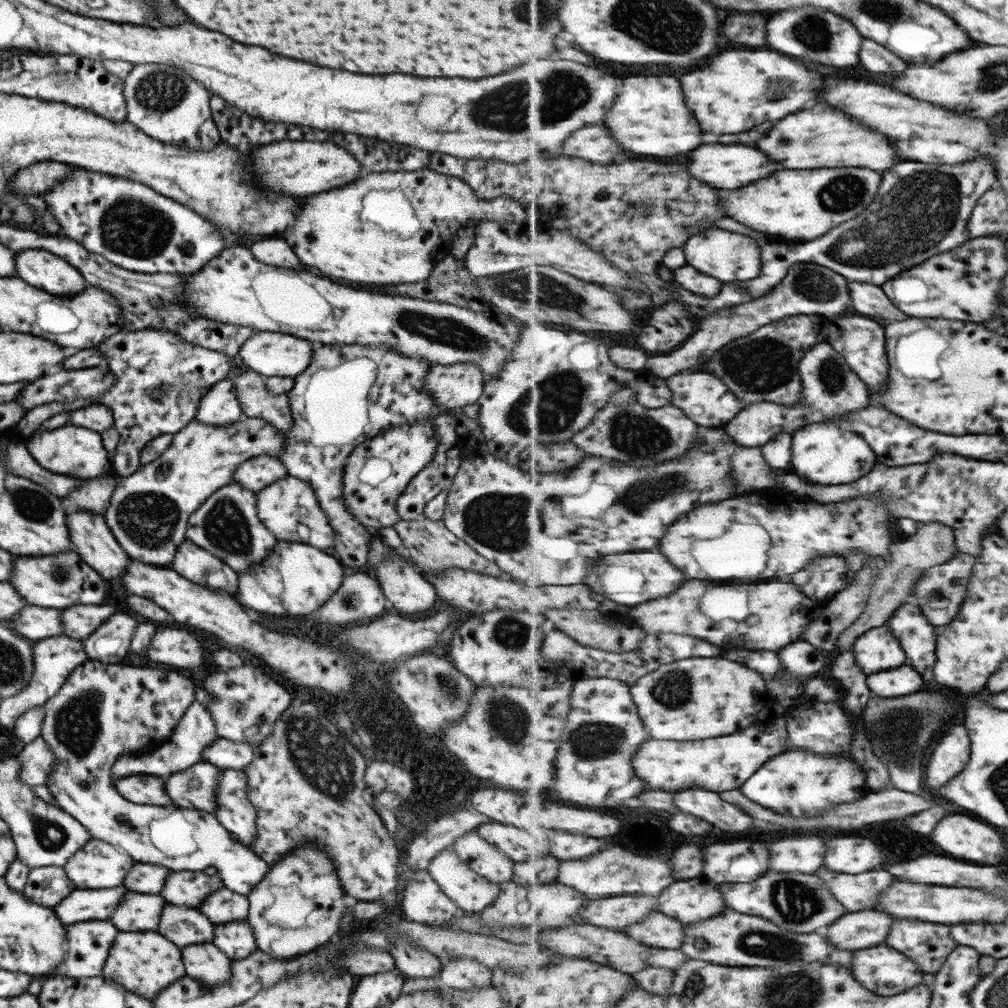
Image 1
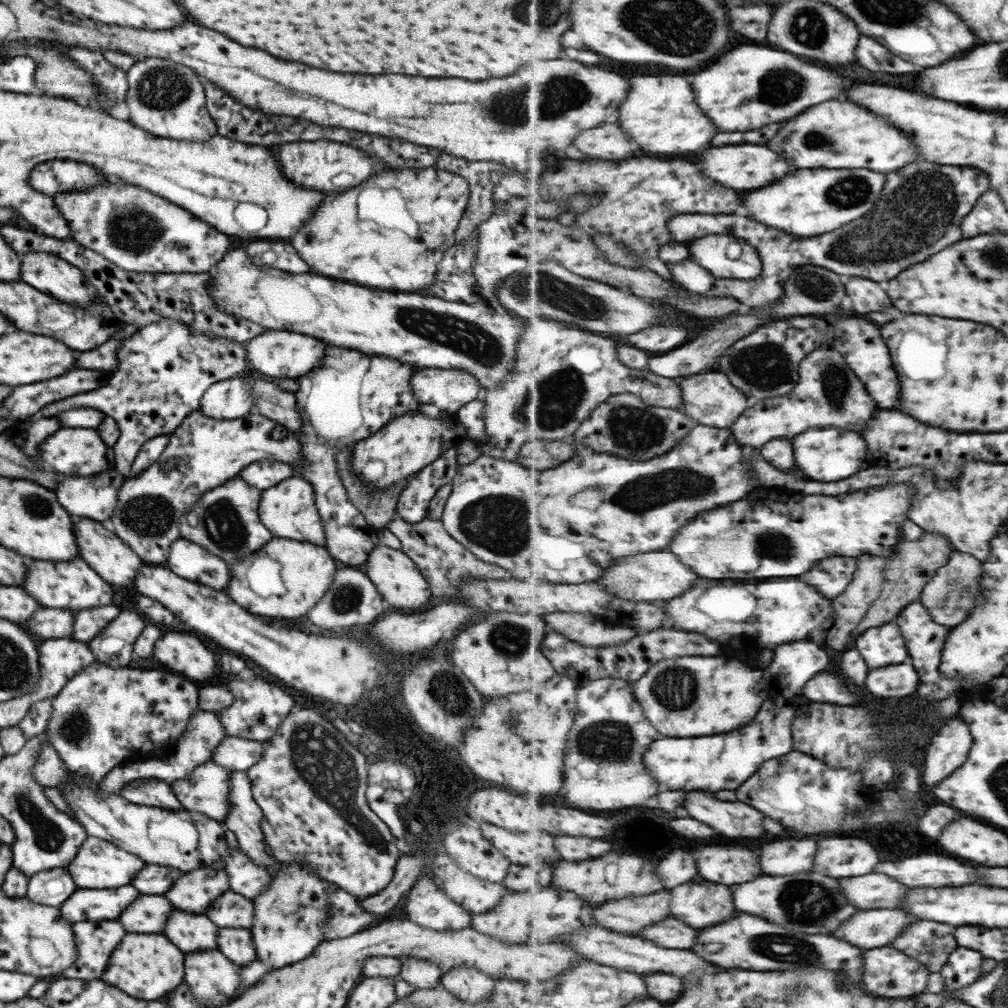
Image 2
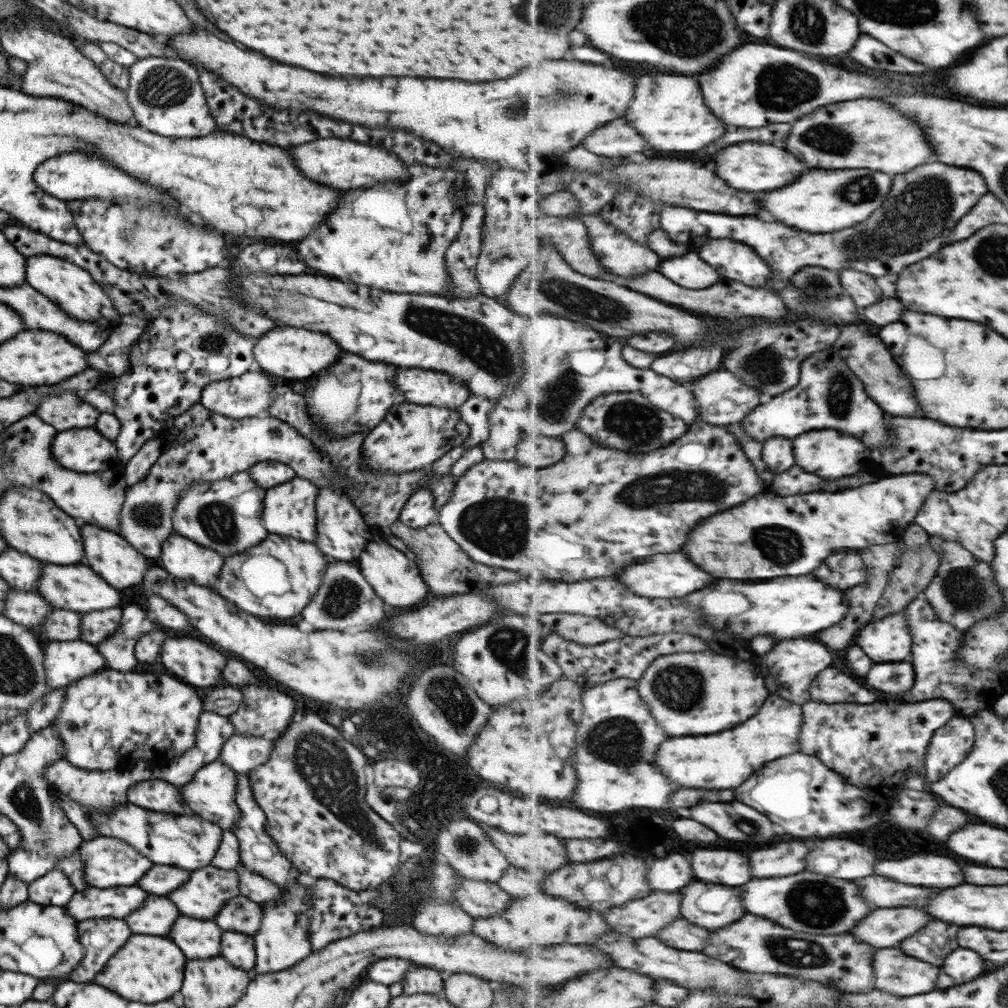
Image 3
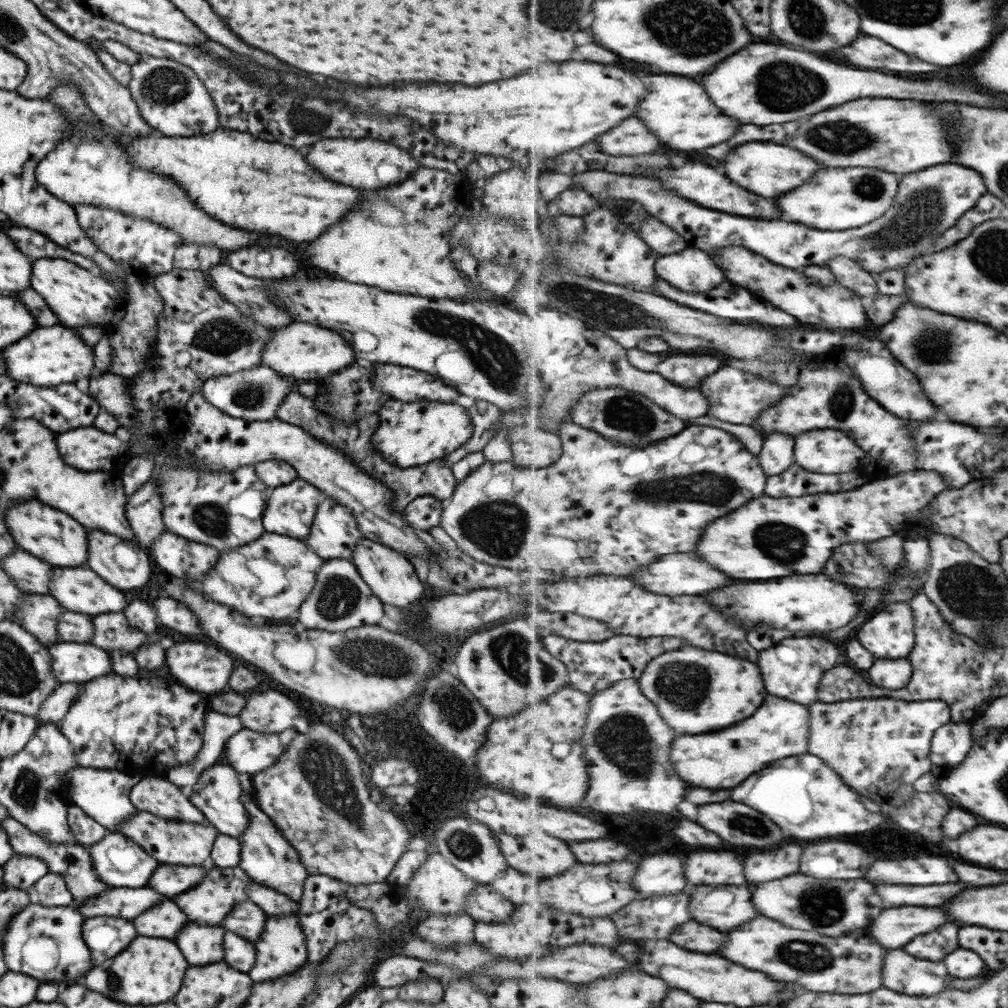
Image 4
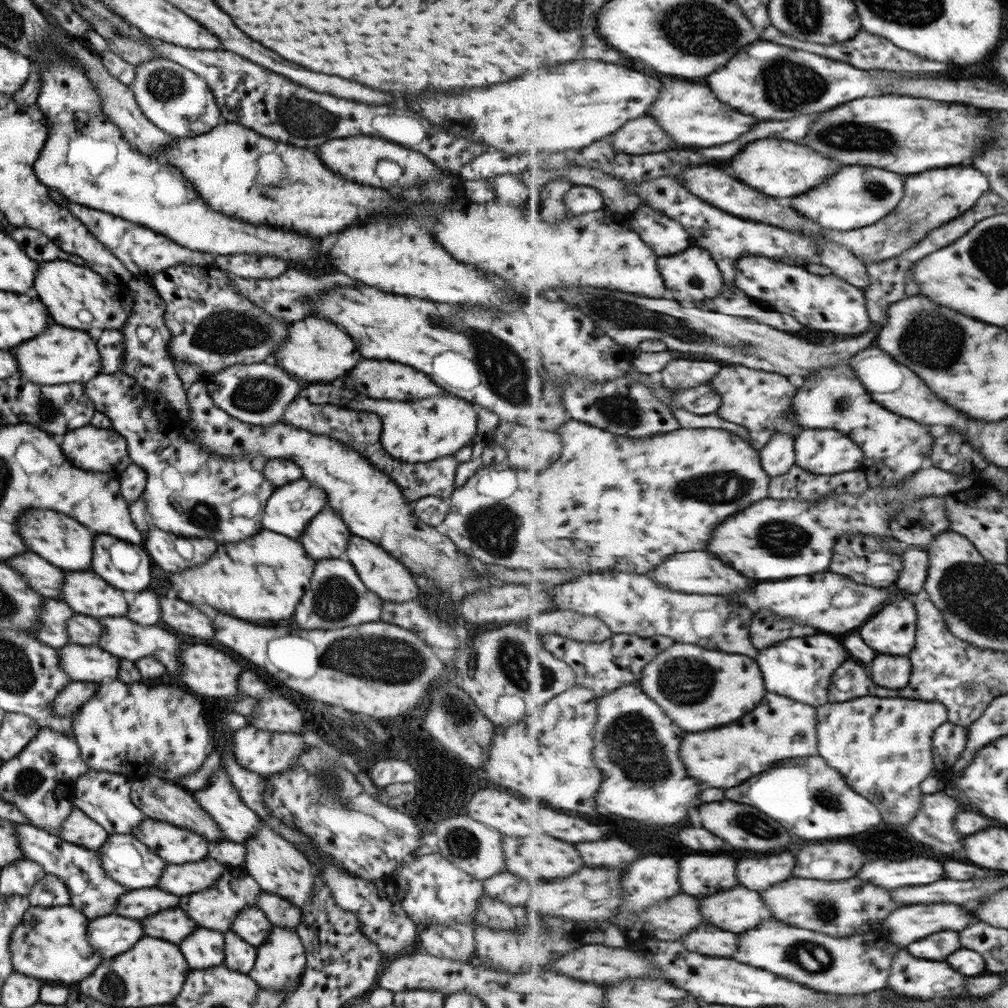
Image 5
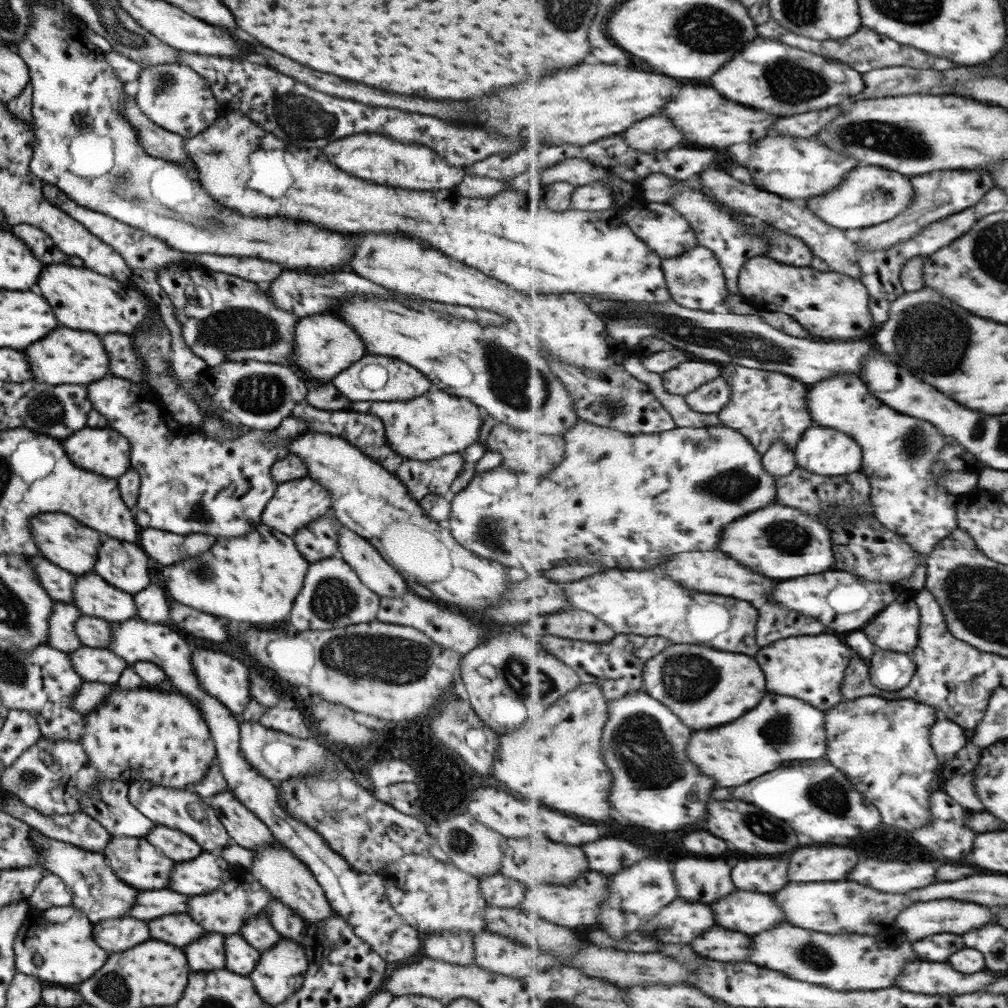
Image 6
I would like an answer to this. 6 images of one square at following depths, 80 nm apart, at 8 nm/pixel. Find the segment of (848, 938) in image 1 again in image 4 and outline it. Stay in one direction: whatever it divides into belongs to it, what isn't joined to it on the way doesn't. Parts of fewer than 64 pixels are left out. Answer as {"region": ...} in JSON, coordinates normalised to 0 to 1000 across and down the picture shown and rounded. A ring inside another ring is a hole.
{"region":[[[882,901],[878,909],[862,921],[862,928],[880,940],[894,941],[908,932],[908,929],[926,925],[928,921],[943,915],[943,911],[934,901]]]}

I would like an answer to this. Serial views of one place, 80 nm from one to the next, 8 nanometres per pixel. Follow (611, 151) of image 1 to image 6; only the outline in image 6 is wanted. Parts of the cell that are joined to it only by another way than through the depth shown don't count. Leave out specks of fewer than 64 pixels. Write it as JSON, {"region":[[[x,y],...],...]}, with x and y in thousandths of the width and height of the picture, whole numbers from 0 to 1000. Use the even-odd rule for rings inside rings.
{"region":[[[646,115],[644,119],[636,119],[636,123],[628,123],[624,131],[620,131],[623,145],[648,151],[648,149],[666,149],[678,141],[678,133],[668,125],[664,117]]]}

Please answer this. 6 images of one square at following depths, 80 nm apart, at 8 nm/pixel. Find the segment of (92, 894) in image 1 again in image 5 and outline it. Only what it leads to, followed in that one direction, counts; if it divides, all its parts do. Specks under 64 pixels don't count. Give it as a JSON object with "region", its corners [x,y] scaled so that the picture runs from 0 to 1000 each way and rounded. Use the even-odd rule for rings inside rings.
{"region":[[[156,881],[126,883],[126,887],[116,893],[114,907],[138,913],[142,909],[148,909],[148,907],[168,901],[168,899],[176,899],[176,889],[170,889]]]}

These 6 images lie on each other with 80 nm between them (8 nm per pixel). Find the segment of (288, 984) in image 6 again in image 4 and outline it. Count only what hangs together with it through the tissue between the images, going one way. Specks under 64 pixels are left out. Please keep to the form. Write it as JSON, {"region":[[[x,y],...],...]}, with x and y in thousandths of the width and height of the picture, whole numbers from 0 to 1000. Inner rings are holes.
{"region":[[[287,906],[278,910],[265,909],[257,931],[251,936],[253,950],[251,958],[244,964],[250,974],[269,974],[271,971],[289,967],[304,954],[305,944],[295,907]]]}

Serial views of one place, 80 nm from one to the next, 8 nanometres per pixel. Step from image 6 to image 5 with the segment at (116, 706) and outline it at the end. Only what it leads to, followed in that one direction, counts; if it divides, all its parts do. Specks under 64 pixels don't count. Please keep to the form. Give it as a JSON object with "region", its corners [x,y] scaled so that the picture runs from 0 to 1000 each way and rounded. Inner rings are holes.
{"region":[[[104,675],[94,678],[94,688],[69,709],[70,733],[78,741],[83,759],[95,765],[127,770],[131,773],[156,771],[174,777],[182,769],[196,764],[209,743],[214,742],[206,711],[202,709],[200,692],[178,680],[146,681],[139,677],[122,678]]]}

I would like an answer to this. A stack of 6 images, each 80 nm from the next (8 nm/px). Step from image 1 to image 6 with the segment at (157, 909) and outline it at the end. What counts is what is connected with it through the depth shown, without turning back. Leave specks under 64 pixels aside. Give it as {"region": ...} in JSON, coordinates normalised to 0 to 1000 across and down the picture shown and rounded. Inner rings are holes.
{"region":[[[166,907],[154,913],[146,915],[148,929],[154,933],[164,933],[166,937],[172,937],[176,940],[191,935],[201,927],[199,919],[195,919],[188,909],[184,907]]]}

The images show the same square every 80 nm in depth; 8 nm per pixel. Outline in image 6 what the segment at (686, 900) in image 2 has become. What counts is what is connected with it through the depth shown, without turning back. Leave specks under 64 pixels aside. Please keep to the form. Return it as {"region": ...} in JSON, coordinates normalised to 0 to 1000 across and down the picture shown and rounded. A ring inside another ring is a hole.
{"region":[[[730,882],[703,897],[713,919],[739,927],[753,927],[782,915],[778,903],[765,886]]]}

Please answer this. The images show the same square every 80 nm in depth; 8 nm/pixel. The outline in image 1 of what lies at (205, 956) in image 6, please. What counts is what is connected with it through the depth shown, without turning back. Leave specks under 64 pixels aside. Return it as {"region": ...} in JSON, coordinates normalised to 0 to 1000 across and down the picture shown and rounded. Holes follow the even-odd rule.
{"region":[[[164,897],[158,911],[156,925],[178,940],[195,935],[210,935],[211,917],[191,901]]]}

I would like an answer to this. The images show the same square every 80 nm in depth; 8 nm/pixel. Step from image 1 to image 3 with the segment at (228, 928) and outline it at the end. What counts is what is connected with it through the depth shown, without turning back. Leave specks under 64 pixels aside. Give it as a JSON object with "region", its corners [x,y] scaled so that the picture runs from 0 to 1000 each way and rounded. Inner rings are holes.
{"region":[[[223,924],[218,931],[219,949],[228,957],[246,963],[252,959],[251,932],[243,926]]]}

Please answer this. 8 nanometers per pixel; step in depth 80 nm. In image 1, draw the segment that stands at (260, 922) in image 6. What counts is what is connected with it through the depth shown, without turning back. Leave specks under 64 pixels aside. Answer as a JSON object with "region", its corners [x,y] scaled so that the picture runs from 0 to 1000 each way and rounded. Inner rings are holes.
{"region":[[[219,880],[203,889],[203,895],[197,897],[197,905],[211,917],[223,917],[225,914],[234,913],[243,914],[246,906],[246,893],[243,888]]]}

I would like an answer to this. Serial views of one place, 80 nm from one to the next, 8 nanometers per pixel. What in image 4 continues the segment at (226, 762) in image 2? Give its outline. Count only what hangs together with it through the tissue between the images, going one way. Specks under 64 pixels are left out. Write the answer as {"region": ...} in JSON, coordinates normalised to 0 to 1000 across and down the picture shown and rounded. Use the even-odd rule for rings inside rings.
{"region":[[[239,722],[221,738],[221,750],[236,767],[253,768],[269,760],[282,745],[275,728],[262,728]]]}

